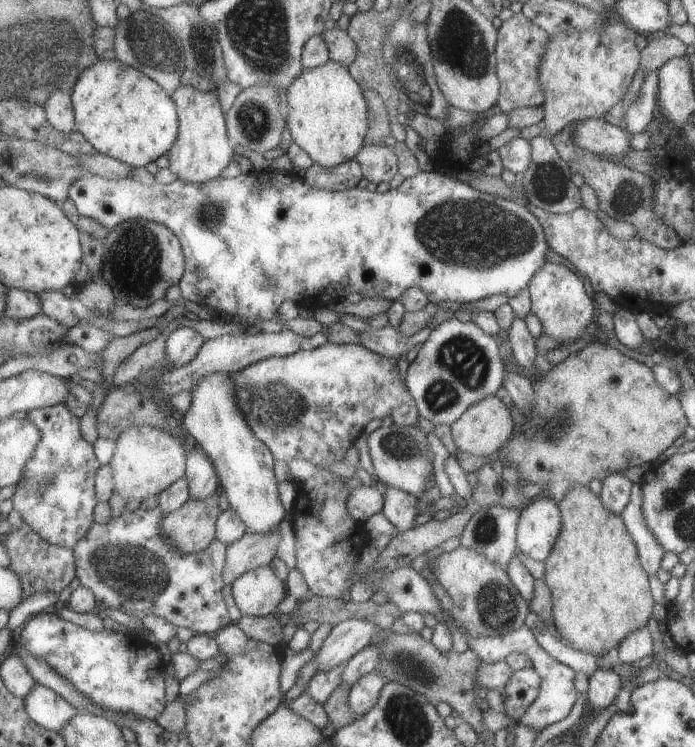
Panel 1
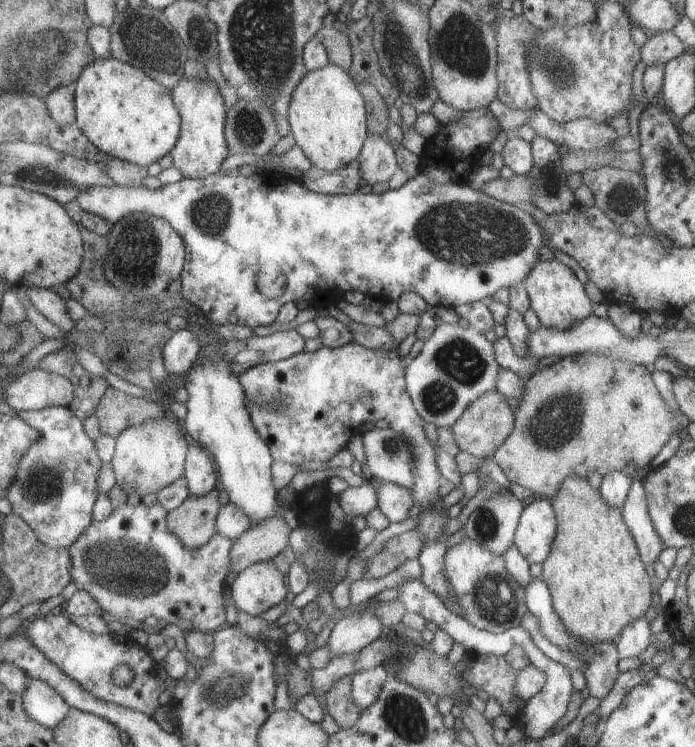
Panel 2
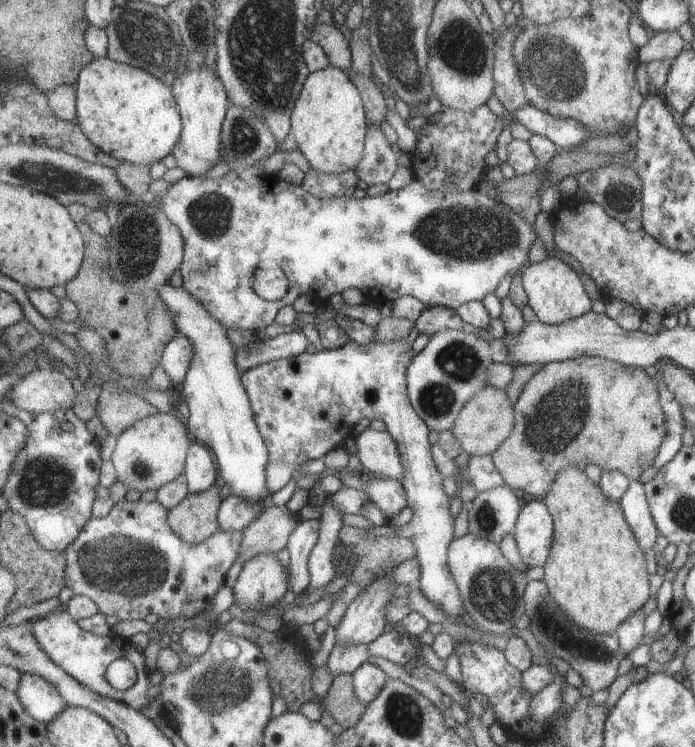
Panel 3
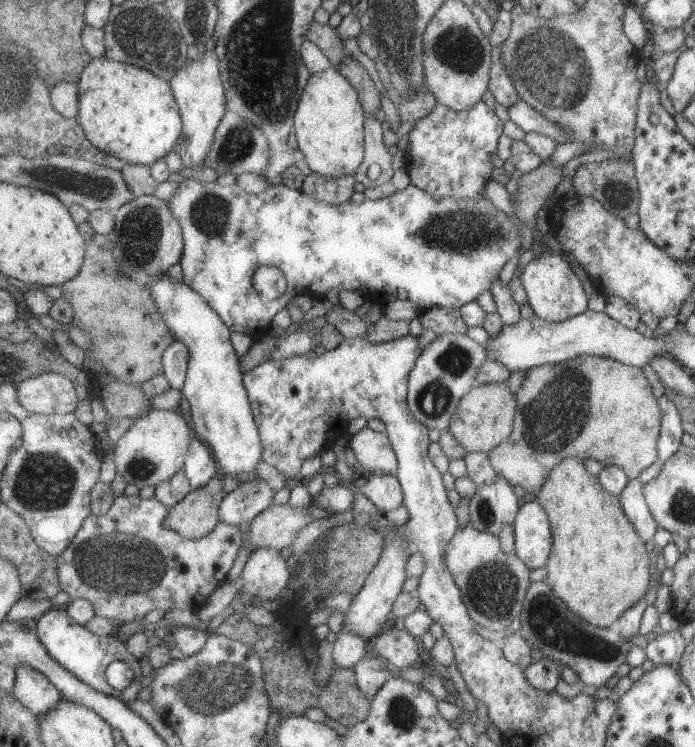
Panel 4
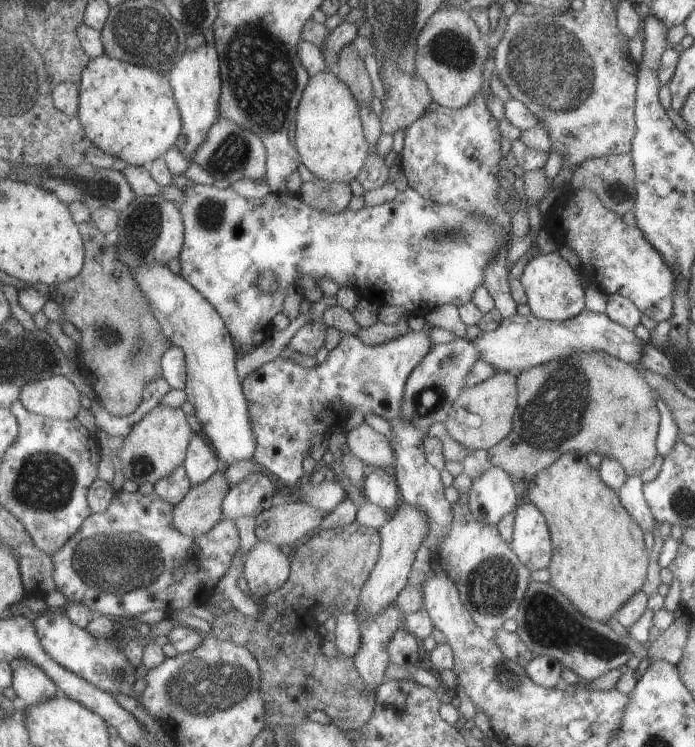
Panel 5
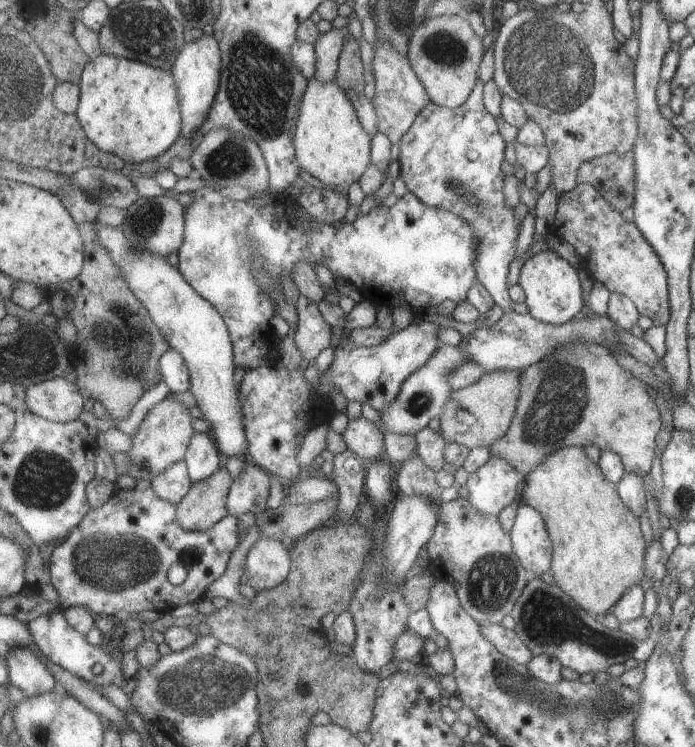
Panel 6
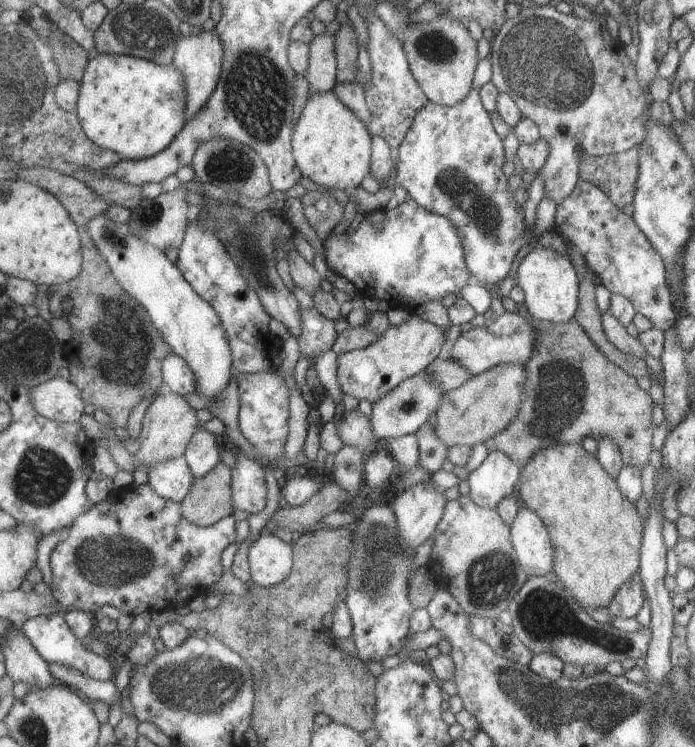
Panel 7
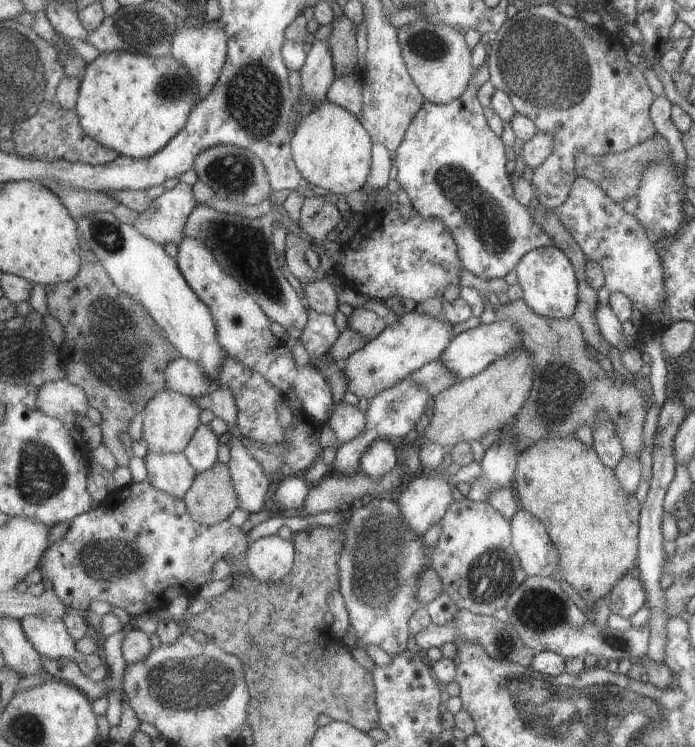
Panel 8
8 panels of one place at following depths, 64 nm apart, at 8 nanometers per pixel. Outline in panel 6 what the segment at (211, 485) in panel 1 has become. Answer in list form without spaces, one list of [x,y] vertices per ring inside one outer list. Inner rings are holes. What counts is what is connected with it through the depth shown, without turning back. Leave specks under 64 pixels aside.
[[[209,432],[195,434],[187,452],[186,464],[194,483],[211,478],[219,470],[221,452]]]

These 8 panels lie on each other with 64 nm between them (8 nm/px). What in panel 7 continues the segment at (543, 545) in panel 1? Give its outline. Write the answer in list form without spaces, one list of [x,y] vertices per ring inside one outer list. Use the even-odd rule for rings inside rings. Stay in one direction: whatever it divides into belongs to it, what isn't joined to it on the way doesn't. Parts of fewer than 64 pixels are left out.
[[[519,508],[510,528],[510,542],[527,577],[544,577],[552,570],[553,550],[539,516],[529,508]]]

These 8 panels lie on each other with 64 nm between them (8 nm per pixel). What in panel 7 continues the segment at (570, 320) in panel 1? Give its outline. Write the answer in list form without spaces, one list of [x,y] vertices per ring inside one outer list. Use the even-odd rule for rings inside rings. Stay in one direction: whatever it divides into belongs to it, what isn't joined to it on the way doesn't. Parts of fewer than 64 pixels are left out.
[[[536,246],[518,261],[516,282],[523,290],[523,303],[527,312],[535,320],[551,322],[551,324],[561,324],[561,322],[573,319],[577,312],[577,304],[579,304],[577,302],[579,280],[568,257],[551,248]]]

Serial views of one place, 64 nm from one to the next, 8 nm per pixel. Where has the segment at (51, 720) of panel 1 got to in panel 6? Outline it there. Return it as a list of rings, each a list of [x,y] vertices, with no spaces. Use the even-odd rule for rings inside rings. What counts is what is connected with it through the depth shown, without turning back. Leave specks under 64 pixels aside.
[[[13,648],[7,652],[11,683],[25,698],[49,694],[60,688],[49,666],[31,648]]]

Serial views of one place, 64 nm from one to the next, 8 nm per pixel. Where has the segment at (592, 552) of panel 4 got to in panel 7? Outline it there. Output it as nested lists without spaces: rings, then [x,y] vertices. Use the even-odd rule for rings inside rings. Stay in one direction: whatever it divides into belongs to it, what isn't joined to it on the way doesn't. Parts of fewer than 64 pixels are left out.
[[[557,445],[556,447],[547,449],[543,448],[543,450],[533,452],[531,460],[527,460],[527,464],[525,464],[523,468],[520,468],[518,484],[516,496],[521,498],[526,508],[529,508],[529,510],[535,512],[535,514],[539,516],[543,527],[549,534],[553,550],[552,571],[557,577],[557,583],[563,588],[567,588],[573,600],[575,600],[579,606],[583,606],[583,609],[588,612],[591,612],[595,608],[606,607],[607,604],[611,602],[613,594],[617,592],[617,588],[619,588],[623,582],[636,578],[639,572],[639,550],[641,550],[642,522],[640,520],[640,514],[637,513],[636,506],[631,504],[625,496],[621,496],[621,492],[619,492],[619,488],[617,488],[615,479],[611,478],[611,476],[601,468],[601,464],[599,464],[595,456],[587,454],[580,445]]]

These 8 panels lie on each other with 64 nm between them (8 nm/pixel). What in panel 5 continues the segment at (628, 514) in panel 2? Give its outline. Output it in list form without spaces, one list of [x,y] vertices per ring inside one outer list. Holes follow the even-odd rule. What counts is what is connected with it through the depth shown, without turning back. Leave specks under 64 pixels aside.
[[[629,476],[621,484],[621,488],[616,491],[621,506],[625,512],[635,520],[642,534],[652,530],[655,520],[651,515],[649,506],[645,502],[642,494],[642,482],[640,476]]]

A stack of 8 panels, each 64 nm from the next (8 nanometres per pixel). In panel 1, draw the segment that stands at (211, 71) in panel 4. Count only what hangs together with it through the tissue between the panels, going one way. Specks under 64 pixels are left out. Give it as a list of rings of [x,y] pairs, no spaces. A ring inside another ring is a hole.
[[[182,84],[172,95],[180,122],[179,139],[168,154],[170,169],[179,181],[186,183],[207,183],[220,176],[231,164],[235,154],[221,100],[214,89],[197,90]]]

